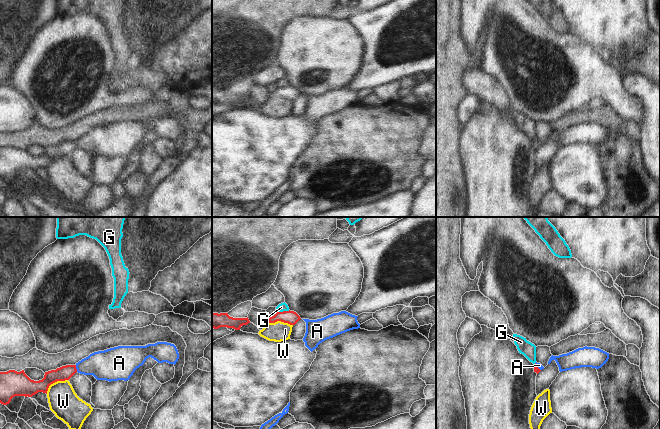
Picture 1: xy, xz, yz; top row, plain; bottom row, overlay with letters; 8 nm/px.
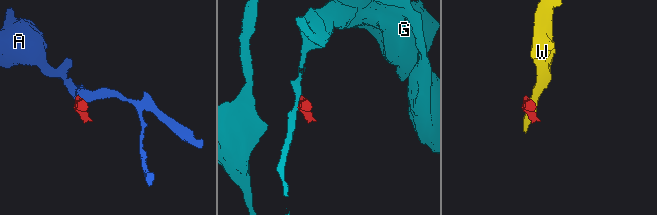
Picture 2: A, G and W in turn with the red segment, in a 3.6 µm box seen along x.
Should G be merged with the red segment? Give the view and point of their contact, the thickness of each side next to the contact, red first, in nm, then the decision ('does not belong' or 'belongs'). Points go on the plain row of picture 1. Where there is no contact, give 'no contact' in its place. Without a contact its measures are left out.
contact xz (283, 87); calibres 110 and 70 nm; does not belong

